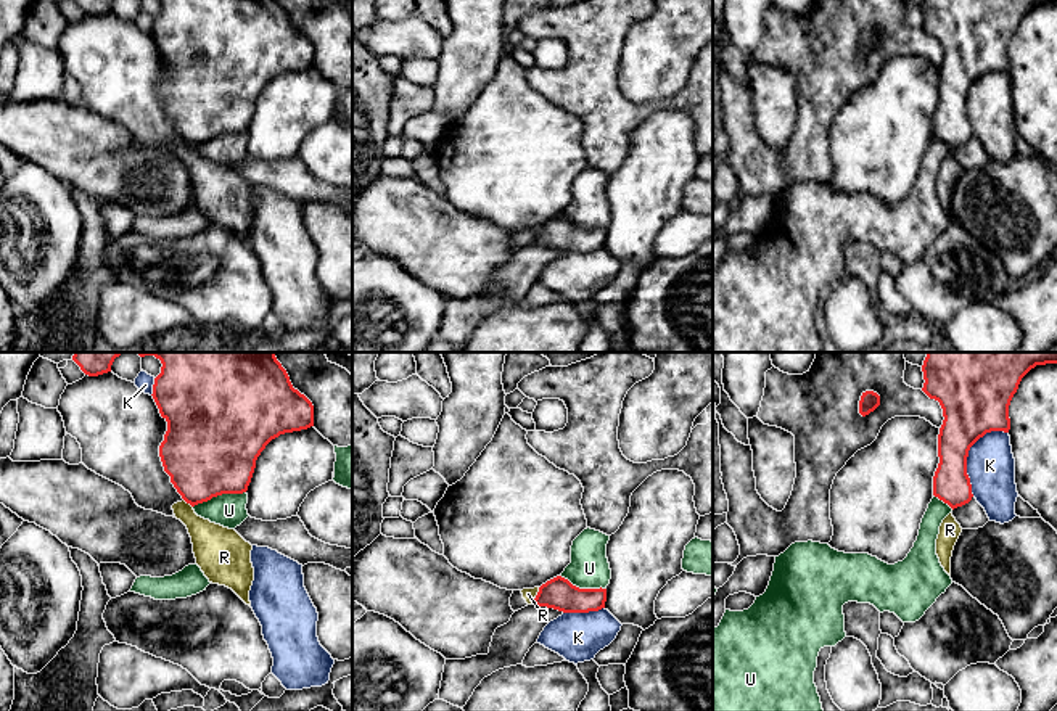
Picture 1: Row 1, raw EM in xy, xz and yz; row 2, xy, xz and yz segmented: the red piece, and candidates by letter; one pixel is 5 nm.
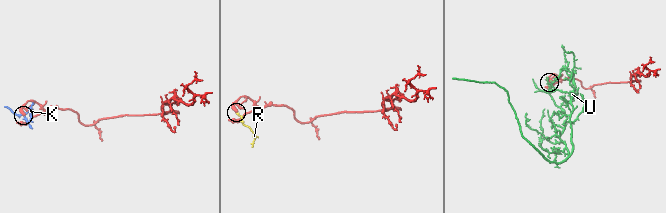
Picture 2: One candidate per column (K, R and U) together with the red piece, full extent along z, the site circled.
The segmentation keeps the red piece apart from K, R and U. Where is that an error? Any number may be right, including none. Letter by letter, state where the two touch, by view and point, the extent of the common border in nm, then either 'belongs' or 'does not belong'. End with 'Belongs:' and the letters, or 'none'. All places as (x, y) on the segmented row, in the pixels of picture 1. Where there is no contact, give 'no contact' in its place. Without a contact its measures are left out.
K: contact yz (967, 454); length 380 nm; does not belong
R: contact xz (536, 595); length 90 nm; does not belong
U: contact xy (219, 494); length 280 nm; does not belong
Belongs: none

